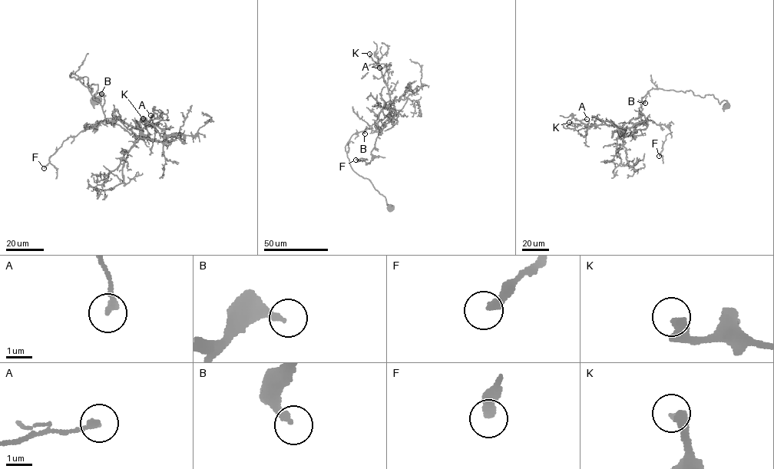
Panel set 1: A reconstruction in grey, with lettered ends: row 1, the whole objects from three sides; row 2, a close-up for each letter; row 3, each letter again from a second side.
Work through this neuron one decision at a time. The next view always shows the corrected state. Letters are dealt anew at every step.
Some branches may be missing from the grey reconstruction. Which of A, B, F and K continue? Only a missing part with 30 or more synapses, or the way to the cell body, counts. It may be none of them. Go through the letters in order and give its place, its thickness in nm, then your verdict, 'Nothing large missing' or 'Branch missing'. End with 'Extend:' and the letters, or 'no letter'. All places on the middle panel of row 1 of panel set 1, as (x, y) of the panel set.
A: Place: (379, 67). Thickness 260 nm. Nothing large missing
B: Place: (365, 133). Thickness 240 nm. Nothing large missing
F: Place: (355, 160). Thickness 360 nm. Nothing large missing
K: Place: (369, 54). Thickness 400 nm. Branch missing
Extend: K

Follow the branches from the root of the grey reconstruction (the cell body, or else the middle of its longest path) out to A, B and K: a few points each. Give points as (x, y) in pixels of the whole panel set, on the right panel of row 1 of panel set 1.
A: (727, 107), (713, 94), (653, 88), (641, 99), (640, 124), (623, 128), (580, 120), (587, 119)
B: (727, 107), (713, 94), (660, 88), (648, 90), (640, 111), (645, 103)
K: (727, 107), (713, 94), (653, 88), (641, 99), (637, 123), (643, 122), (637, 126), (569, 122)

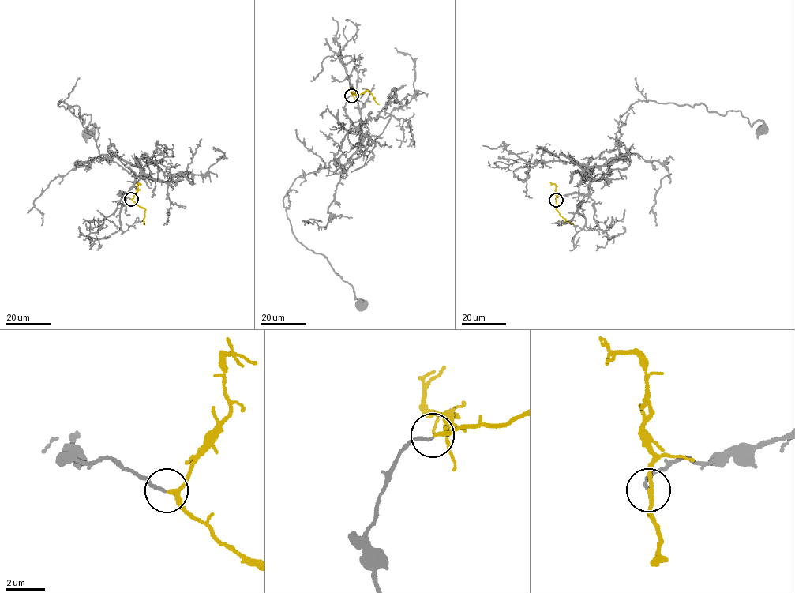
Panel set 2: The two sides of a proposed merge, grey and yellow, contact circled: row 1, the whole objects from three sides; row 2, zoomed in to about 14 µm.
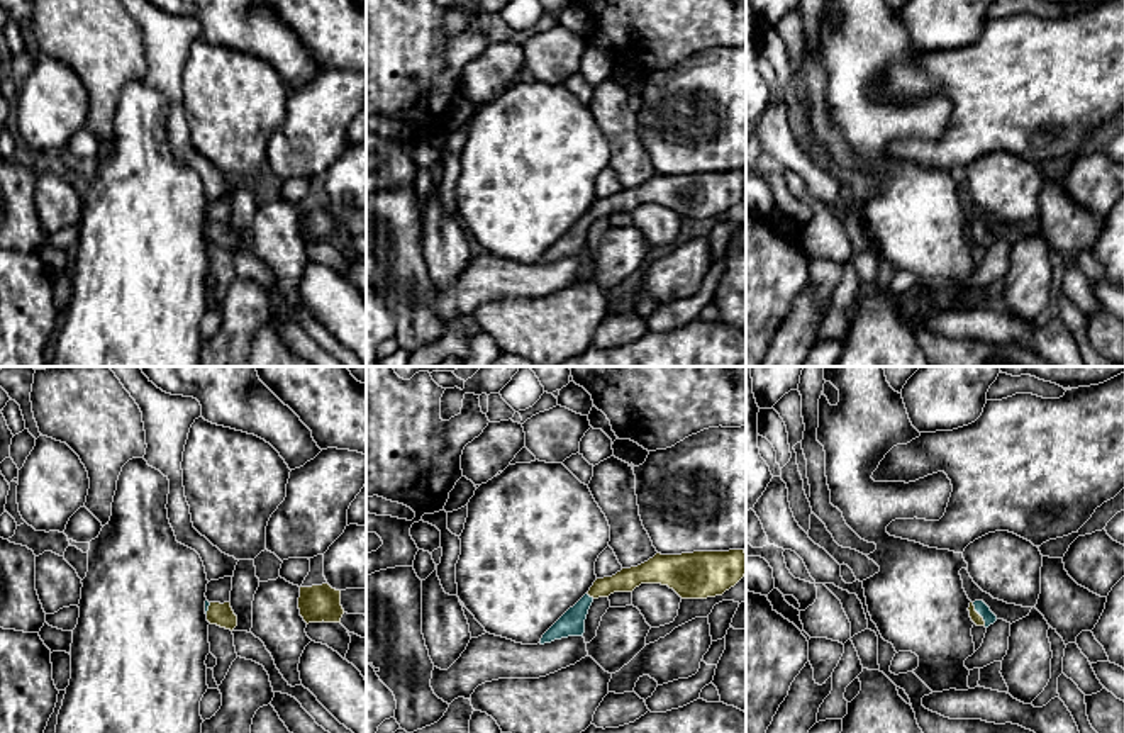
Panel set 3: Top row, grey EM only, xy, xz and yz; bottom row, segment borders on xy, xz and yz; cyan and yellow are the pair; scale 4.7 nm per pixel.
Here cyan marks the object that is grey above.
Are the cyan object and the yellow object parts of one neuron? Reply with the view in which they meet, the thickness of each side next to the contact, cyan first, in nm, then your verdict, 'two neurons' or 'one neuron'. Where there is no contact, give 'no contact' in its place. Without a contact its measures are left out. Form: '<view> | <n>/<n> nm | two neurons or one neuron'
yz | 60/50 nm | one neuron

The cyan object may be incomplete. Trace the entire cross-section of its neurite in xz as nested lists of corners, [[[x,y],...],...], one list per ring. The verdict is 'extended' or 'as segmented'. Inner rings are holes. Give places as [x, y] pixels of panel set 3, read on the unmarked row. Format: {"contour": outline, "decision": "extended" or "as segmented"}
{"contour": [[[746,171],[656,173],[648,182],[597,199],[590,210],[570,227],[541,258],[541,265],[568,256],[583,256],[592,222],[614,212],[632,212],[641,204],[661,204],[682,219],[722,215],[746,195]]], "decision": "extended"}

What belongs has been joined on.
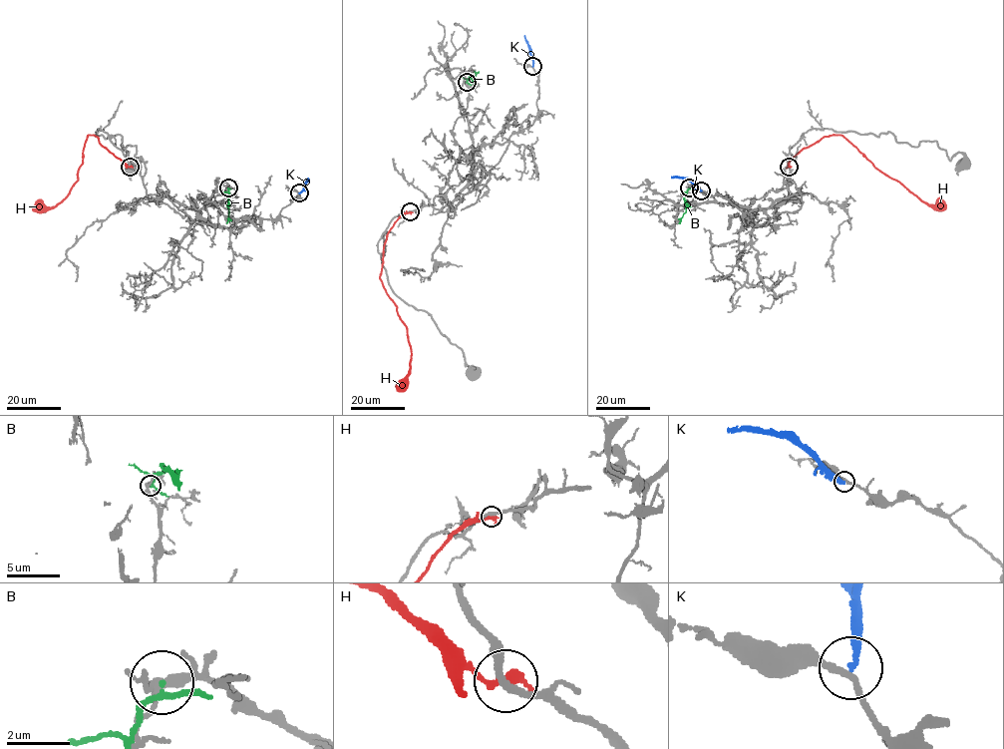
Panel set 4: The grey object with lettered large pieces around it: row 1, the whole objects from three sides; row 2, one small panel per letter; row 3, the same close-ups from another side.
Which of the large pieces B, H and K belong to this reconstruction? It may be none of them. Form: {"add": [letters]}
{"add": []}

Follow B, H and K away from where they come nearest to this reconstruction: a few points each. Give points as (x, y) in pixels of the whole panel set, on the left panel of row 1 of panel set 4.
B: (227, 187), (227, 222)
H: (130, 167), (100, 144), (98, 137), (88, 135), (78, 180), (69, 192), (54, 206), (35, 208)
K: (298, 192), (307, 179)

